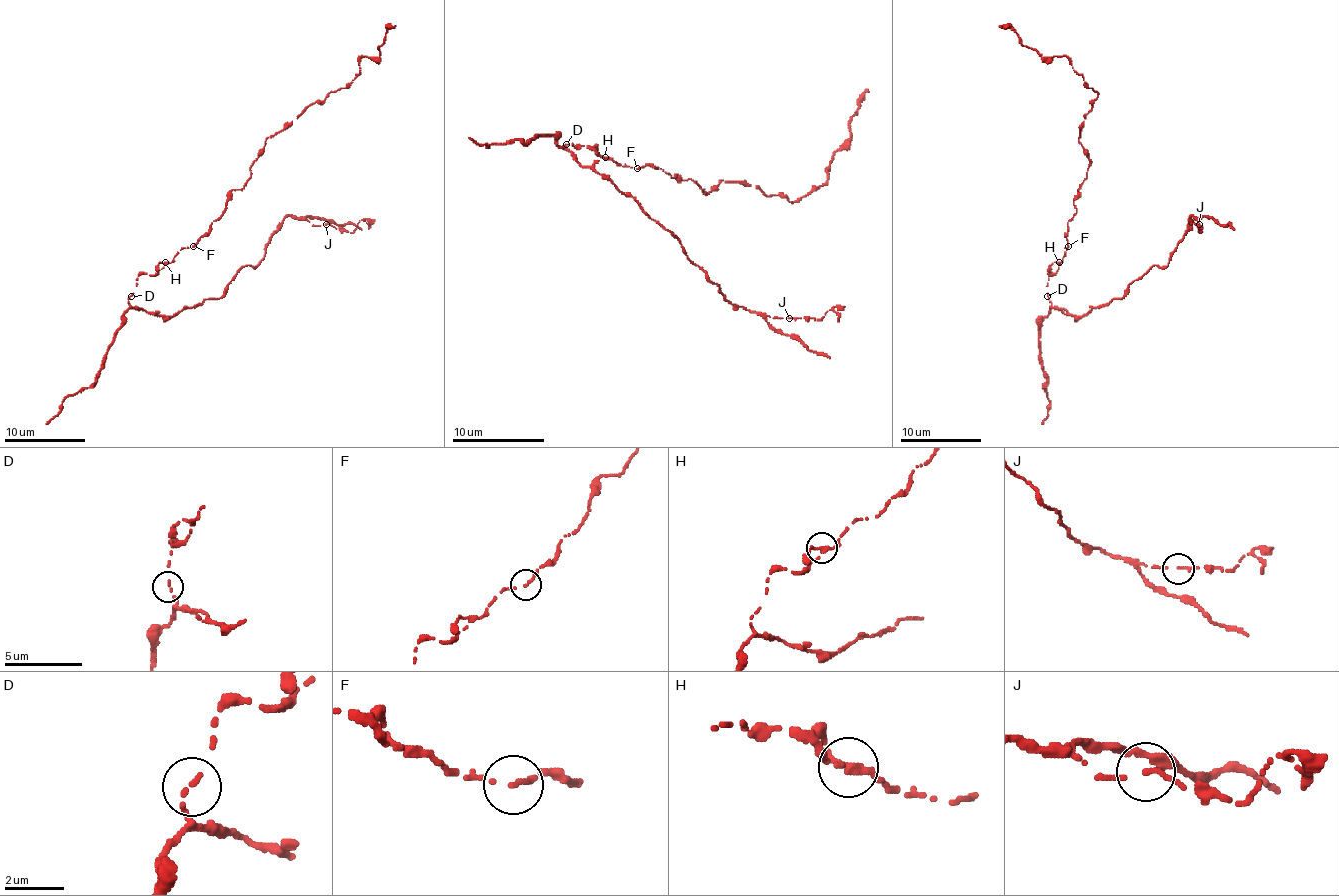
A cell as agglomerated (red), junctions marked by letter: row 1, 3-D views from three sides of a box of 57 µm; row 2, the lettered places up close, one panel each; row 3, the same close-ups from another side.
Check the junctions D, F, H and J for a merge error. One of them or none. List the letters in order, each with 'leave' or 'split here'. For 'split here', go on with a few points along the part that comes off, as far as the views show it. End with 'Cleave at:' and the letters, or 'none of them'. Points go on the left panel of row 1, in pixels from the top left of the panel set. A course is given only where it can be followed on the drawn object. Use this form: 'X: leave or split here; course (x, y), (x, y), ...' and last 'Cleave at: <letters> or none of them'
D: leave
F: leave
H: leave
J: leave
Cleave at: none of them

